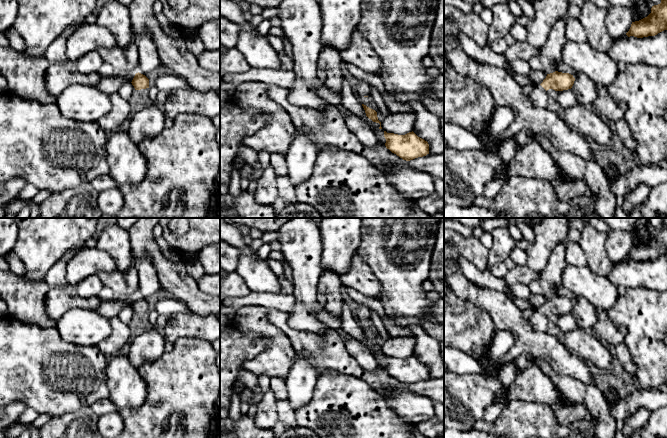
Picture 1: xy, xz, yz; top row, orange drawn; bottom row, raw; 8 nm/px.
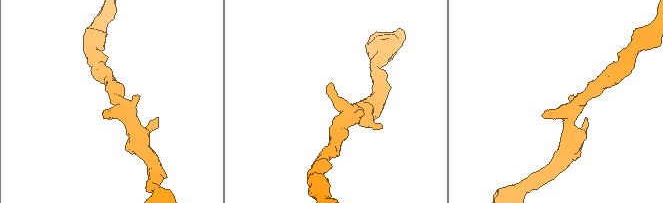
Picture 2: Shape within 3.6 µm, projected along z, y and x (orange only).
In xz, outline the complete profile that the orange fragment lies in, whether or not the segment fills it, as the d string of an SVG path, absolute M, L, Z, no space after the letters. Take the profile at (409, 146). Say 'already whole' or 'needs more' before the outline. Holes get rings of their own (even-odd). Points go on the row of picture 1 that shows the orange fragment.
already whole; M384 131L384 137L386 148L403 160L410 161L429 154L428 142L418 137L413 131L405 135Z

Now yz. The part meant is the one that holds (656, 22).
already whole; M661 0L660 4L652 6L647 17L632 22L626 35L643 38L655 36L664 30L667 30L667 0Z

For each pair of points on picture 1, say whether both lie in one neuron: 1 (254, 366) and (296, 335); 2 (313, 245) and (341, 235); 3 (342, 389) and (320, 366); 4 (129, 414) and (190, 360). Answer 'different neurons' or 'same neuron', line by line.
1: different neurons
2: different neurons
3: different neurons
4: same neuron

